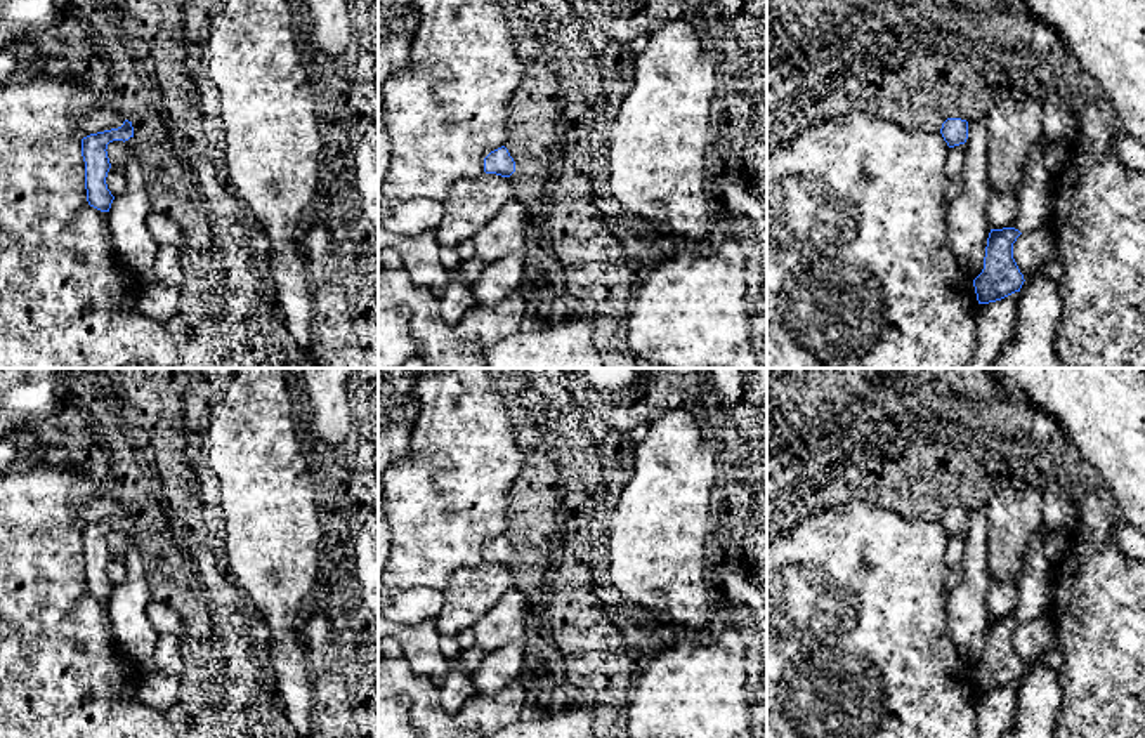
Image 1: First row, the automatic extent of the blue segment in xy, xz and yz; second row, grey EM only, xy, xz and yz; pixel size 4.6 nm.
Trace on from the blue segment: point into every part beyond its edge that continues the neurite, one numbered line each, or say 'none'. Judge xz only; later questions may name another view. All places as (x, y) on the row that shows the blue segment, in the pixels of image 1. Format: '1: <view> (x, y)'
none

